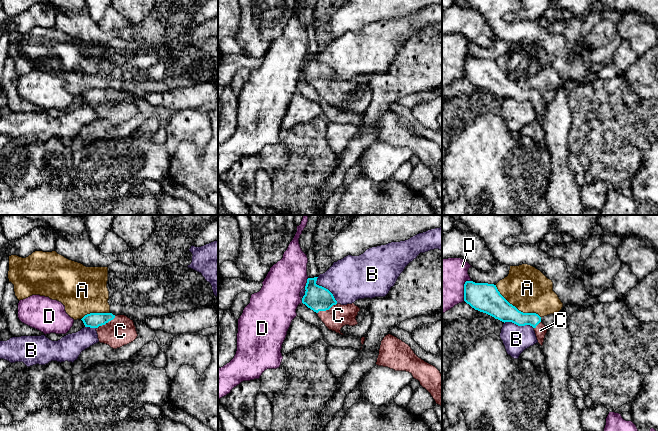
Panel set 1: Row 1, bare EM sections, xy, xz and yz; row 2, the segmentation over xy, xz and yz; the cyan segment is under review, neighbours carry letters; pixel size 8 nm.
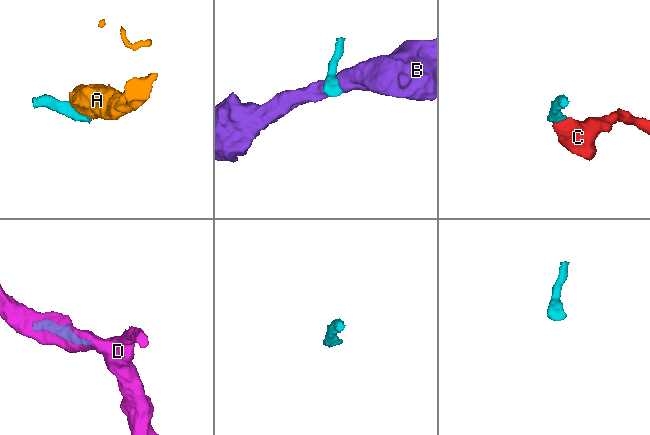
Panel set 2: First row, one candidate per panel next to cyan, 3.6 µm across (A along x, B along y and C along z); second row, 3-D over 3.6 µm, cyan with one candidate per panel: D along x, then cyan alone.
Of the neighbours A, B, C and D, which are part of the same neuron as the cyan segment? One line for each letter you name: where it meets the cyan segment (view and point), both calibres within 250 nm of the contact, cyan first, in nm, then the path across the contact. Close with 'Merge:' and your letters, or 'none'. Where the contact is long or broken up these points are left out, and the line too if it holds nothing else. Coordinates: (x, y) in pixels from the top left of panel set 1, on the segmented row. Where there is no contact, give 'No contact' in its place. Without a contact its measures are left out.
C: Touches cyan at xz (326, 309). Thickness 200 nm (cyan) against 180 nm. Path across: xz (317, 298), (326, 309), (331, 314), (338, 315)
Merge: C

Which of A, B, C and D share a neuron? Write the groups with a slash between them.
A / B / C / D

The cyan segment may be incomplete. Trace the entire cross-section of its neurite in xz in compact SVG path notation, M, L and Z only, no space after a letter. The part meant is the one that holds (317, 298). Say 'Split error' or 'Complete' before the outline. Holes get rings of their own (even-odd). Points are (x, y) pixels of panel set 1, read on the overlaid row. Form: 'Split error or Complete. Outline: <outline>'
Split error. Outline: M317 278L307 279L302 303L316 312L329 330L344 335L340 331L343 326L355 326L358 324L356 316L360 308L354 303L338 304L328 289L316 284Z

